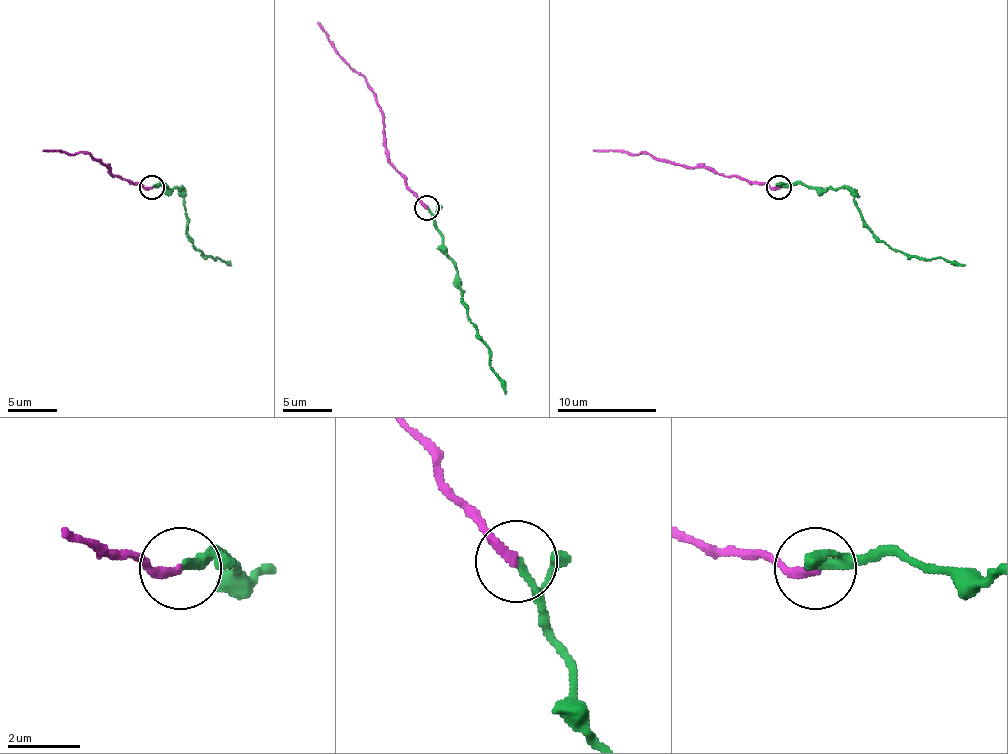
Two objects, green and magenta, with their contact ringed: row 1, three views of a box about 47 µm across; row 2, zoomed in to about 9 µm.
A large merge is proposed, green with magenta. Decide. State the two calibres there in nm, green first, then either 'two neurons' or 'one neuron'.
150/240 nm | one neuron

